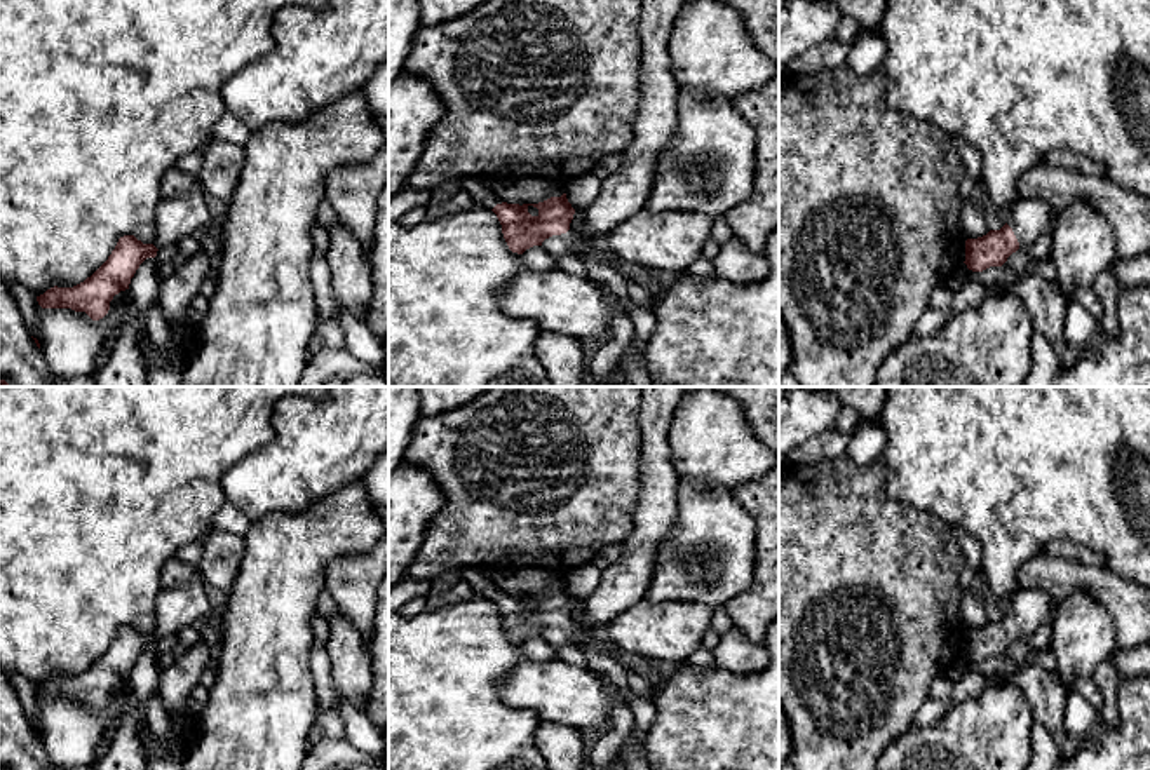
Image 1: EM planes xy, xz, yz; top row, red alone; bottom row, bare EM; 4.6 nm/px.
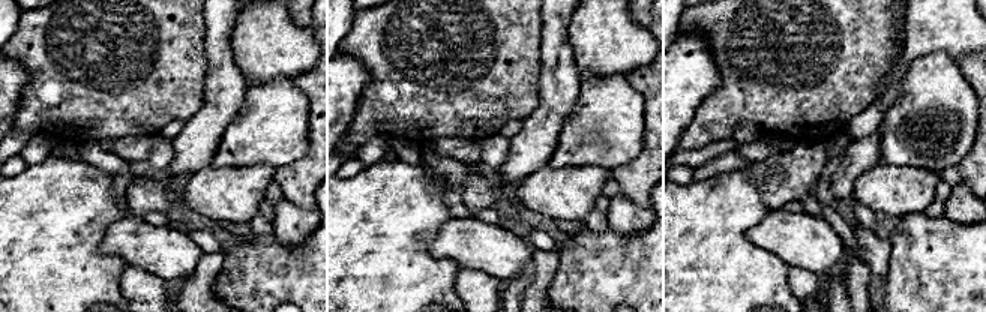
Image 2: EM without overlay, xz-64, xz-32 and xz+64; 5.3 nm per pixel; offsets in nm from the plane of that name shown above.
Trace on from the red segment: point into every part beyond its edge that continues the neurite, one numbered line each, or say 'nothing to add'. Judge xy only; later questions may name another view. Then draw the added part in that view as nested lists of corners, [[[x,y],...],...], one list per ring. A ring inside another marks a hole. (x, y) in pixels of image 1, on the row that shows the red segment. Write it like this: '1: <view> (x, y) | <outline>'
1: xy (178, 218) | [[[197,183],[192,192],[162,199],[153,221],[157,249],[178,244],[181,239],[197,235],[214,220],[209,197]]]

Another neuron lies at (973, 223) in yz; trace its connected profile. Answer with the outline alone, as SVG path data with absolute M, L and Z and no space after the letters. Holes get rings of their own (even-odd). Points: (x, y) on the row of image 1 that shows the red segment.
M965 199L962 204L958 226L965 240L983 237L990 232L983 211L976 204L972 204L969 199Z

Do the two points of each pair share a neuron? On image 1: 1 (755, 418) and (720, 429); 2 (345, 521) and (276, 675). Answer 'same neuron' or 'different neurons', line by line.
1: different neurons
2: same neuron

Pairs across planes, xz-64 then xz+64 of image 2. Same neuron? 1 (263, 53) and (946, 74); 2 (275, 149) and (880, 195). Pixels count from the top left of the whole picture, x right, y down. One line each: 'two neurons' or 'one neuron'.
1: two neurons
2: two neurons

